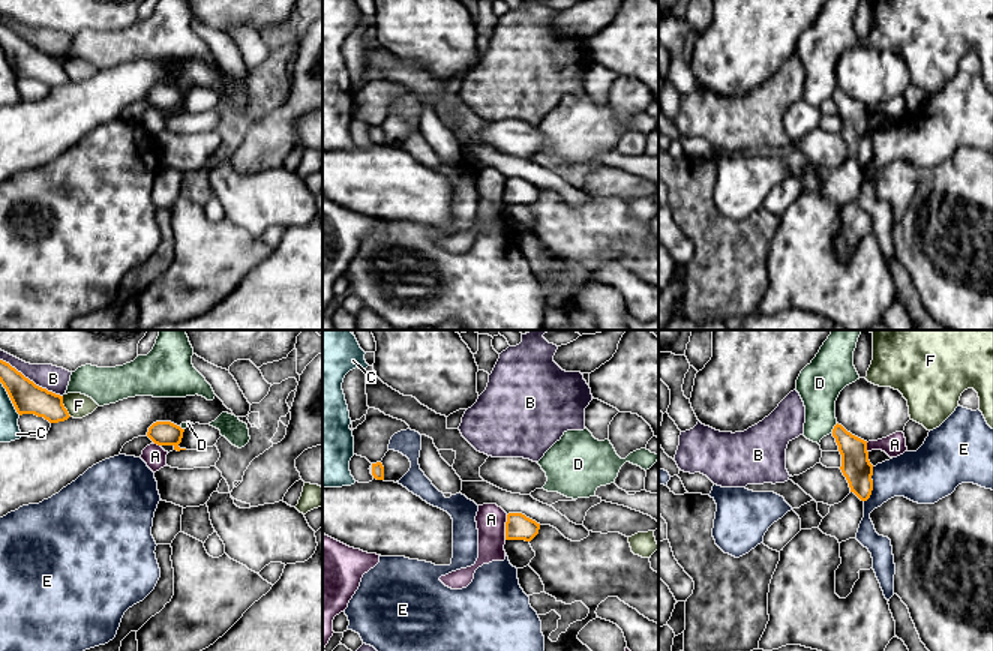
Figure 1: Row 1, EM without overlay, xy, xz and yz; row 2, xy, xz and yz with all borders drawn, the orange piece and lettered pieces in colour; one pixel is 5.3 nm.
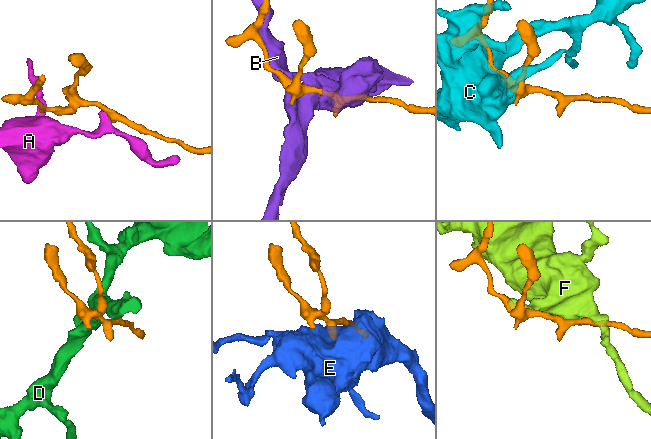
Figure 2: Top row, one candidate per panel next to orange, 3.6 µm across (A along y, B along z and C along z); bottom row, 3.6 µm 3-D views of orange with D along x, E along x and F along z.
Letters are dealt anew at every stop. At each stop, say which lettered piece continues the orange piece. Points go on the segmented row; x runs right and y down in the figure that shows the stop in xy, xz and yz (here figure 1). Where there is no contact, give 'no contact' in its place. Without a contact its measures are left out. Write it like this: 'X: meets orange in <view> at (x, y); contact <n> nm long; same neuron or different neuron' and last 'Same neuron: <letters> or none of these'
A: meets orange in xz at (506, 527); contact 140 nm long; different neuron
B: meets orange in xy at (32, 381); contact 400 nm long; different neuron
C: meets orange in xy at (9, 396); contact 220 nm long; different neuron
D: meets orange in yz at (834, 428); contact 70 nm long; different neuron
E: meets orange in yz at (872, 485); contact 200 nm long; different neuron
F: meets orange in xy at (63, 407); contact 120 nm long; different neuron
Same neuron: none of these

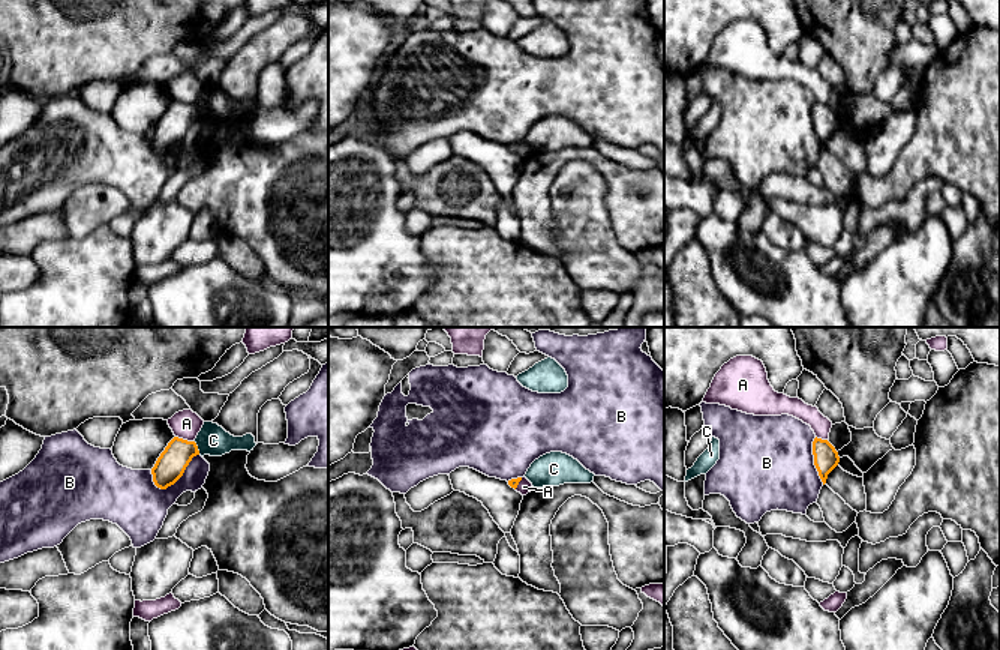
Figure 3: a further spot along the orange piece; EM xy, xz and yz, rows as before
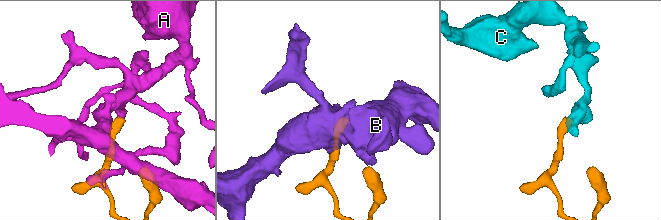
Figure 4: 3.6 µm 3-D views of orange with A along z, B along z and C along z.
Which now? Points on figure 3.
A: meets orange in xy at (185, 440); contact 100 nm long; different neuron
B: meets orange in xy at (179, 478); contact 300 nm long; different neuron
C: meets orange in xy at (197, 448); contact 90 nm long; different neuron
Same neuron: none of these

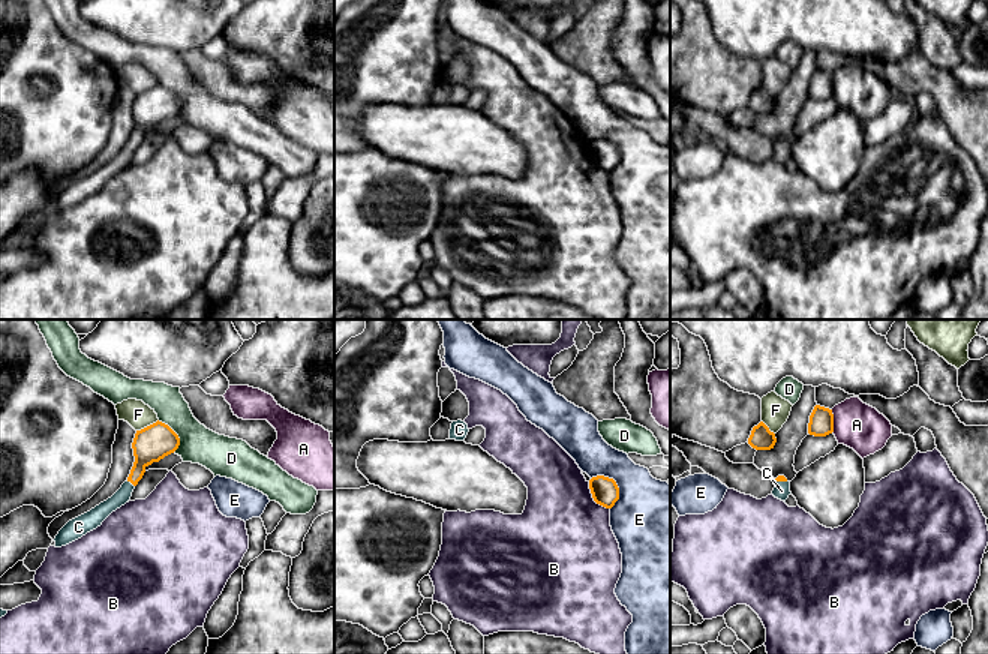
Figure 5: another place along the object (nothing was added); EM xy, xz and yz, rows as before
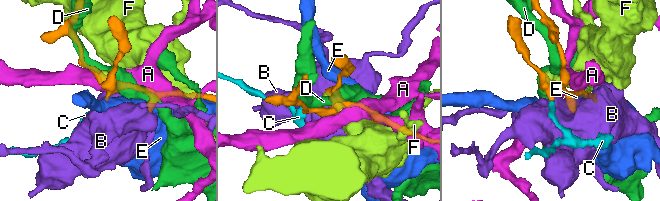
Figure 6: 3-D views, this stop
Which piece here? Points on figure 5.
A: meets orange in yz at (832, 422); contact 130 nm long; different neuron
B: meets orange in xz at (592, 497); contact 190 nm long; different neuron
C: meets orange in xy at (131, 482); contact 60 nm long; same neuron
D: meets orange in xy at (176, 434); contact 200 nm long; different neuron
E: meets orange in xz at (616, 485); contact 200 nm long; different neuron
F: meets orange in xy at (147, 426); contact 140 nm long; different neuron
Same neuron: C

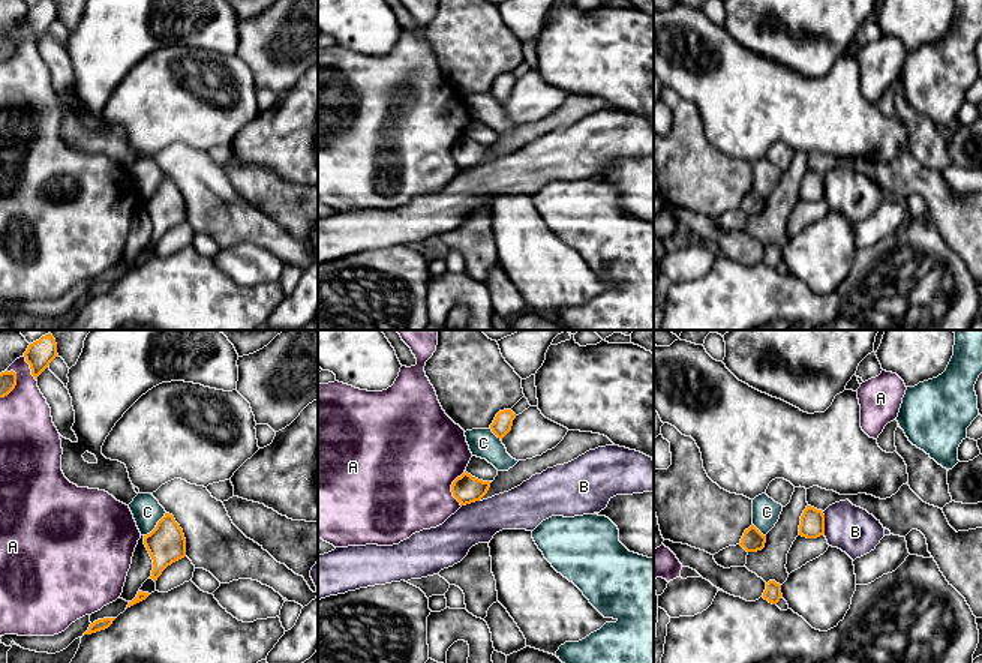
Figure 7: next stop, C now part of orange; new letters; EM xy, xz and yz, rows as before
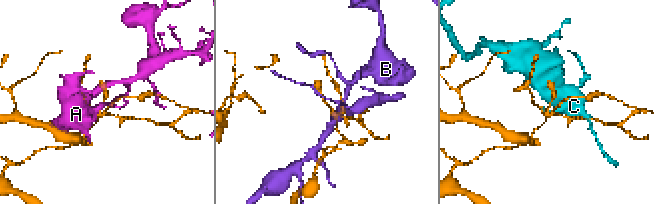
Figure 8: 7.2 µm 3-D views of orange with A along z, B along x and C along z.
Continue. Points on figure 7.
A: meets orange in xy at (15, 384); contact 170 nm long; different neuron
B: meets orange in yz at (823, 524); contact 130 nm long; different neuron
C: meets orange in xy at (156, 525); contact 180 nm long; different neuron
Same neuron: none of these

